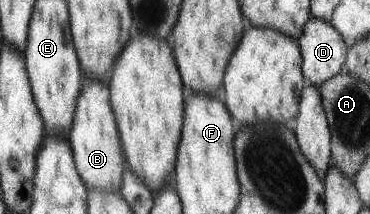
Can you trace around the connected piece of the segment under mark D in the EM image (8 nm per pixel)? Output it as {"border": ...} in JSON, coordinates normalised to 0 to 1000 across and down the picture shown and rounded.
{"border":[[[838,75],[797,187],[816,262],[816,350],[830,388],[865,407],[919,336],[938,220],[895,107]]]}

